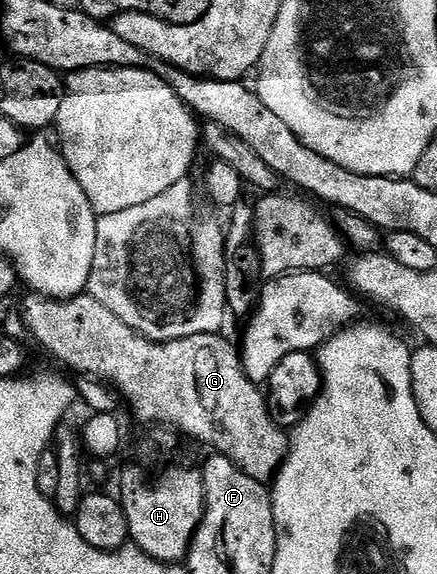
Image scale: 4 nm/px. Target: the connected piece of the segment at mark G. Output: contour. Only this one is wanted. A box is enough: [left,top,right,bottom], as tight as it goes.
[23,291,289,483]

